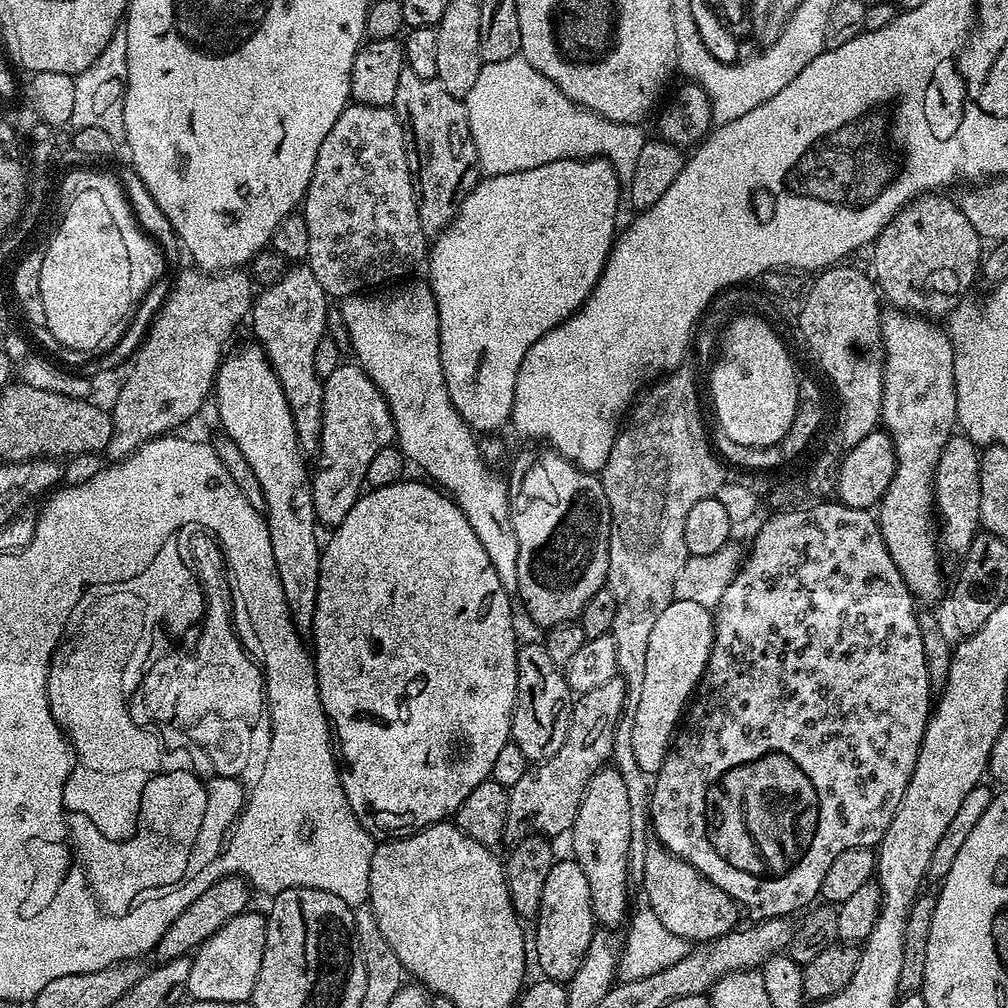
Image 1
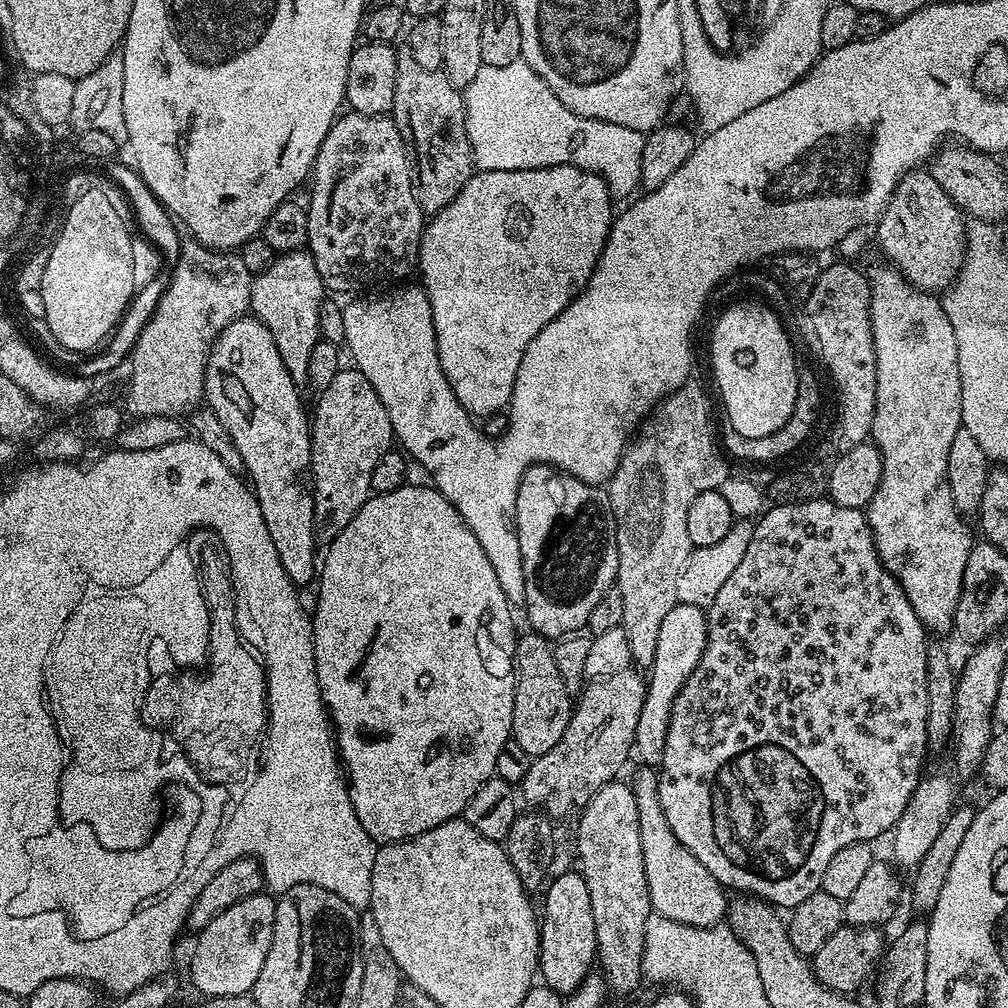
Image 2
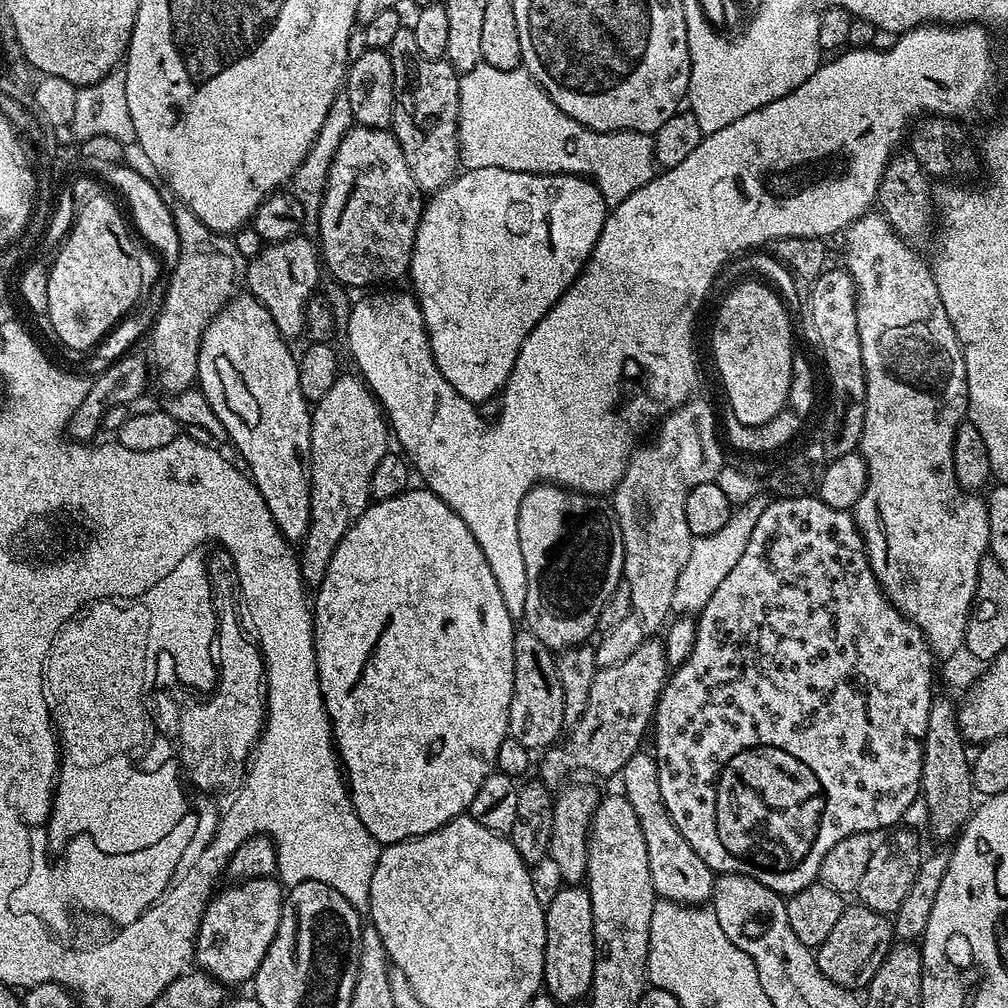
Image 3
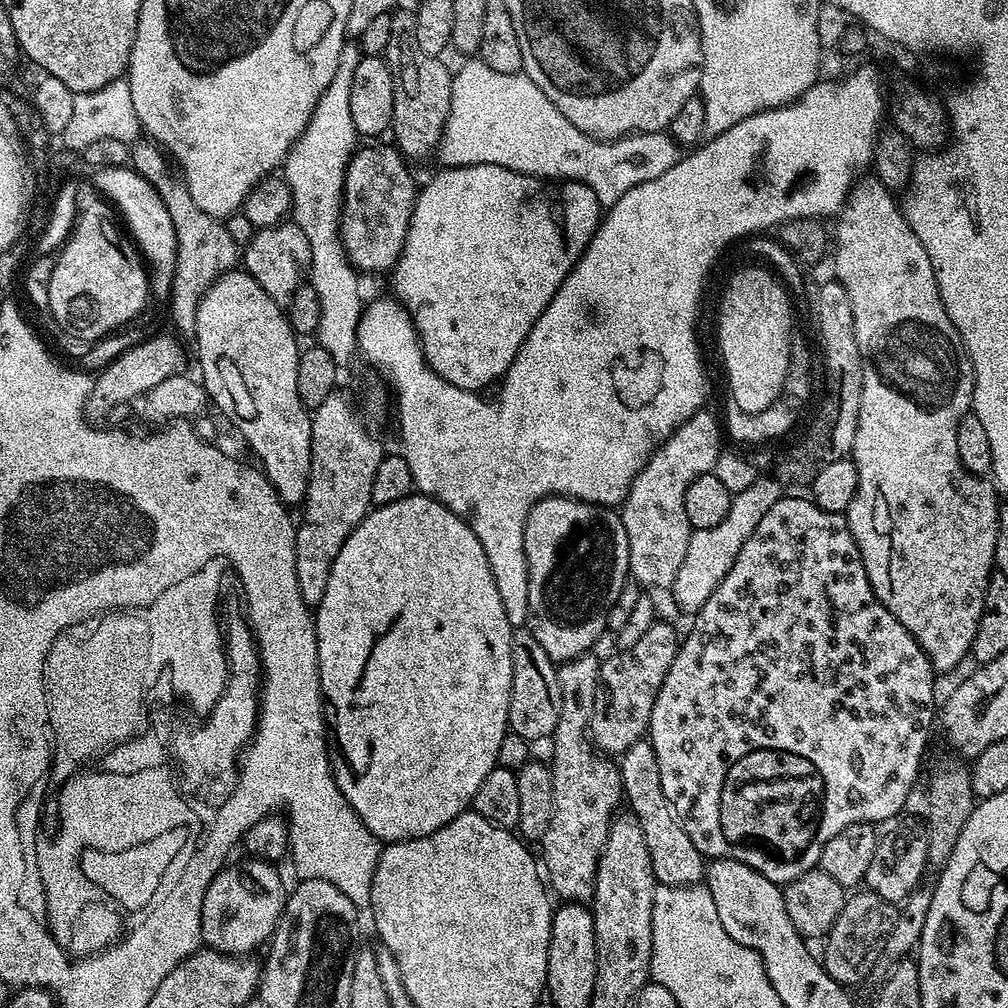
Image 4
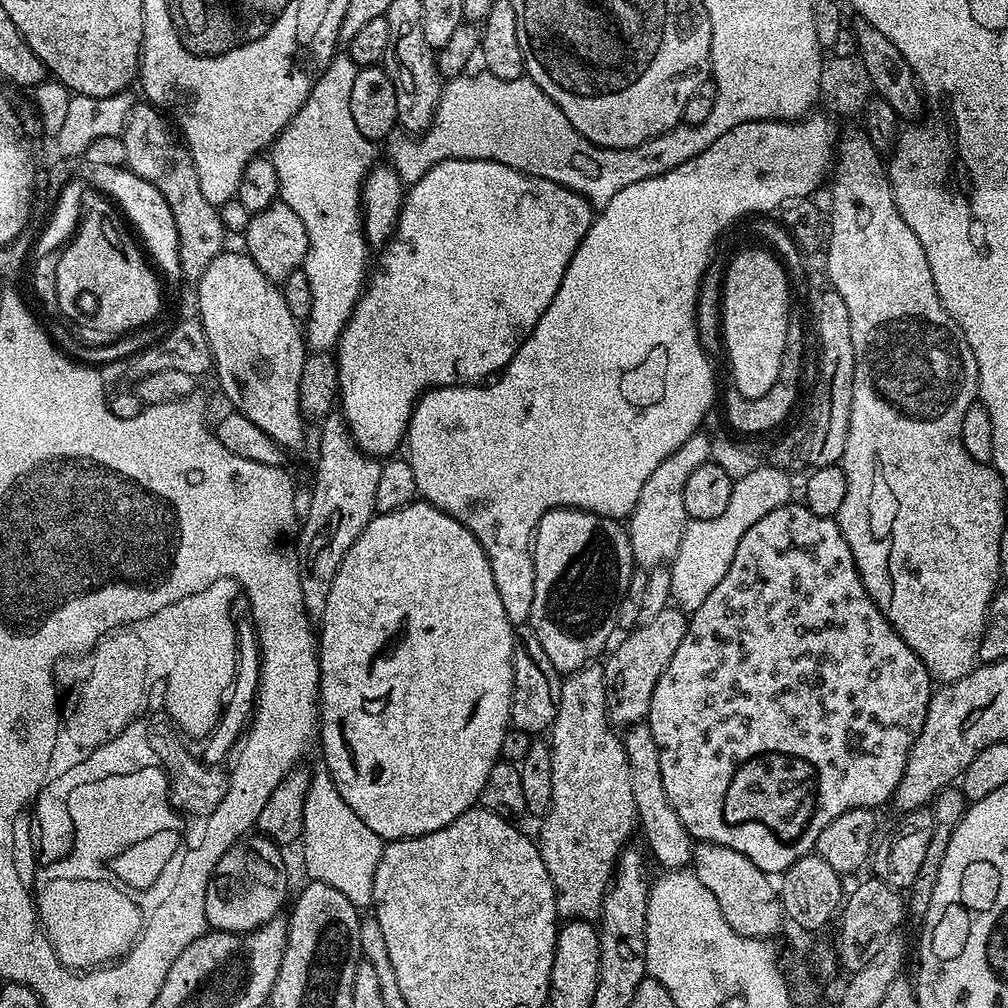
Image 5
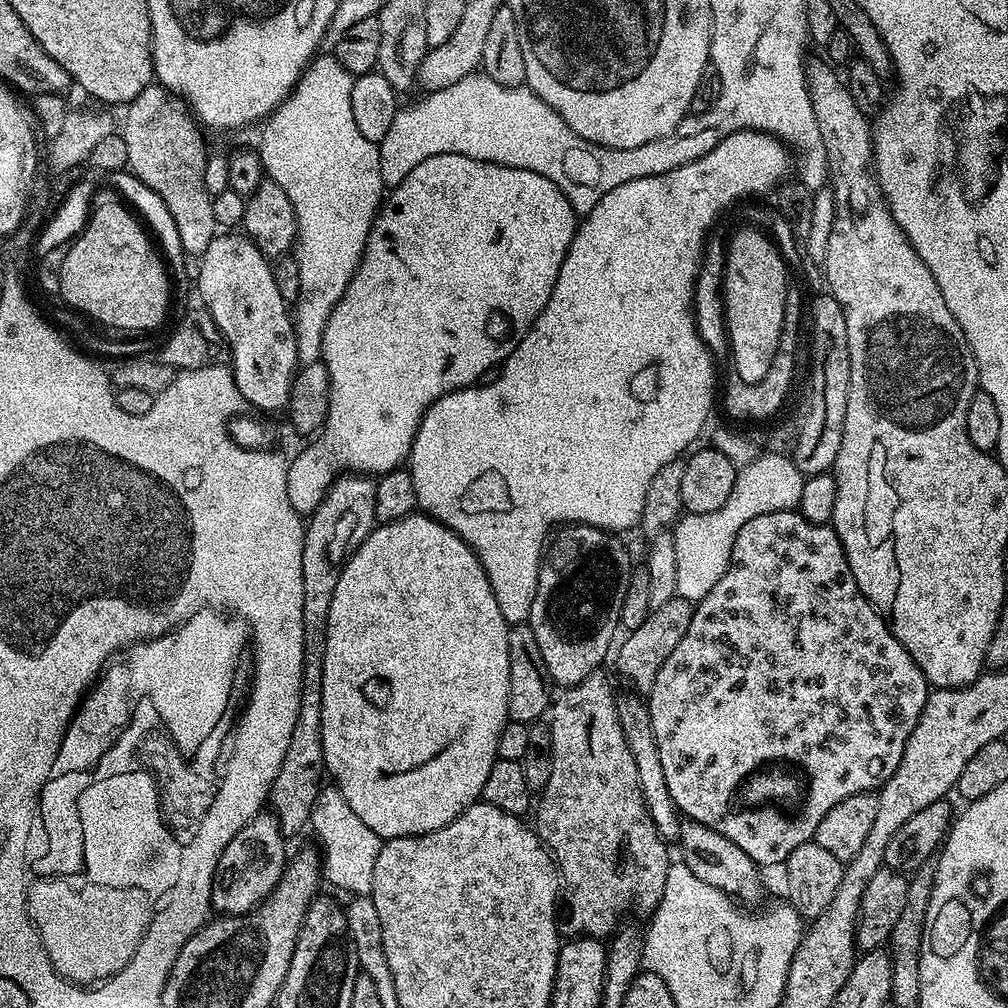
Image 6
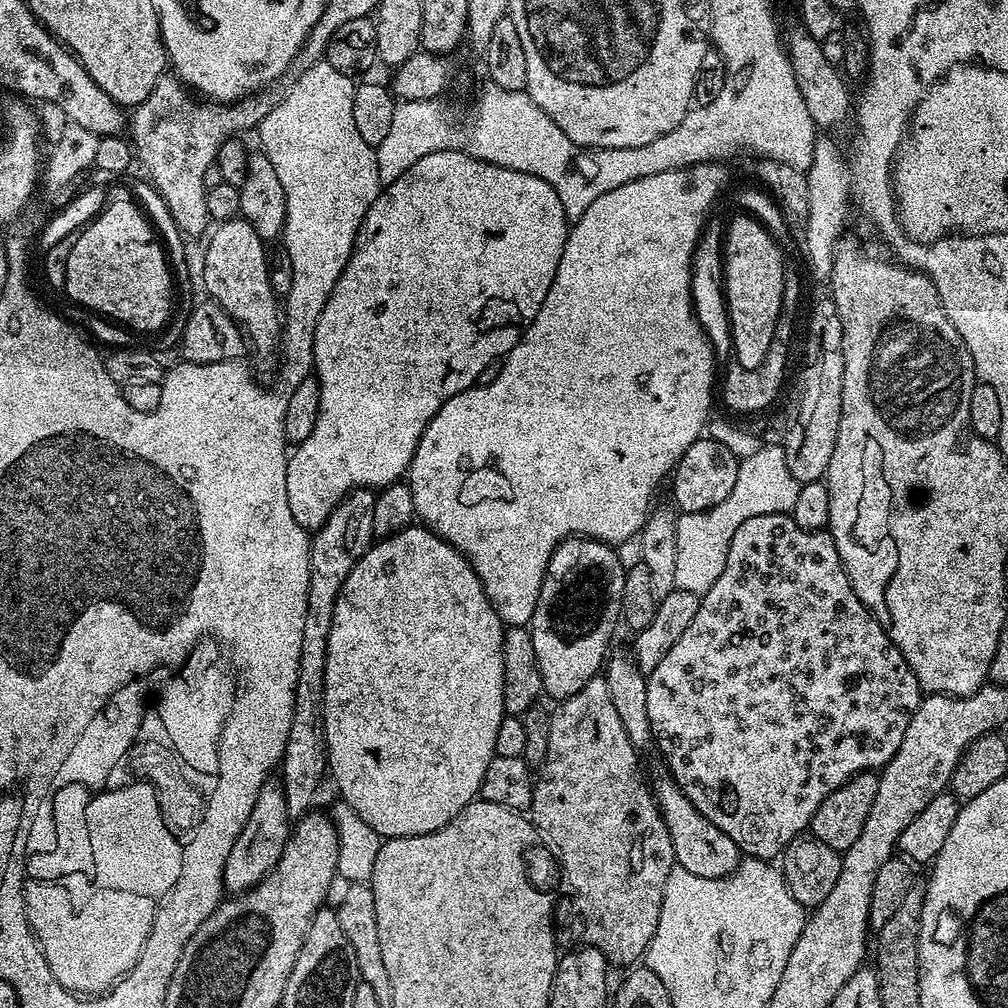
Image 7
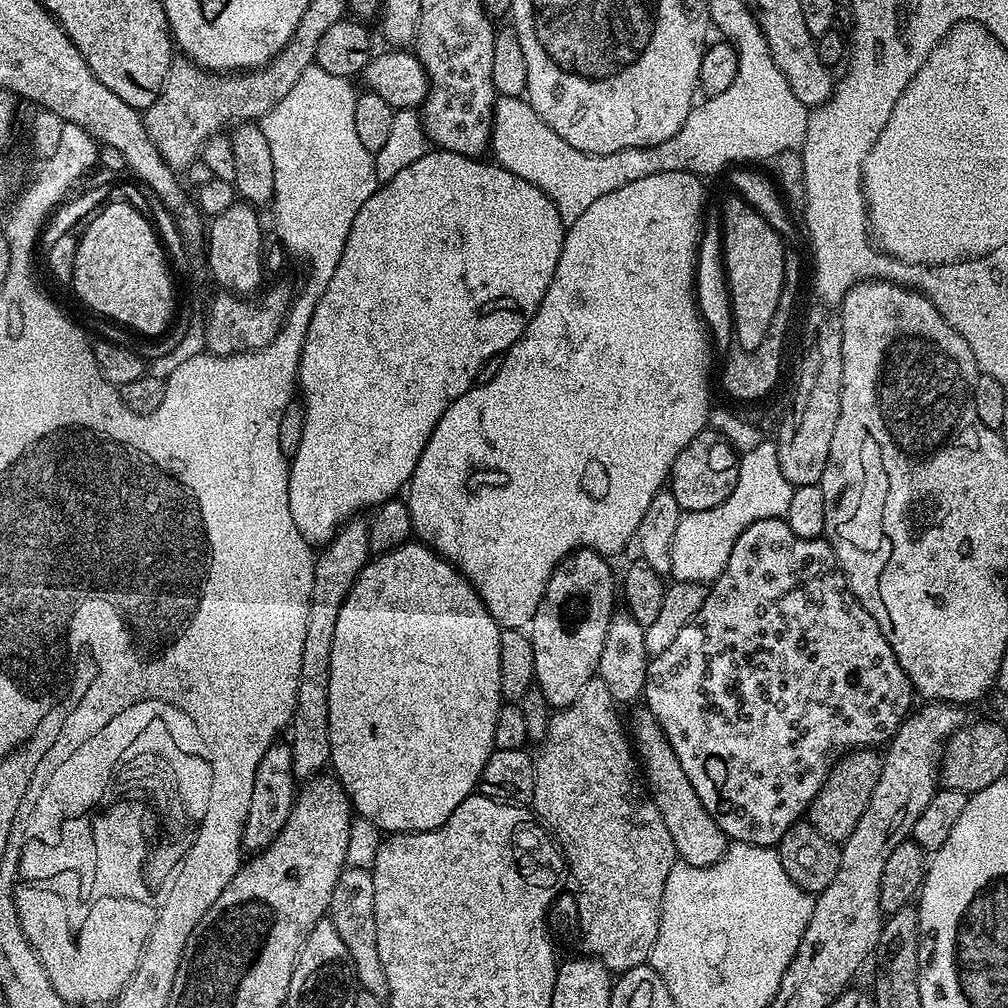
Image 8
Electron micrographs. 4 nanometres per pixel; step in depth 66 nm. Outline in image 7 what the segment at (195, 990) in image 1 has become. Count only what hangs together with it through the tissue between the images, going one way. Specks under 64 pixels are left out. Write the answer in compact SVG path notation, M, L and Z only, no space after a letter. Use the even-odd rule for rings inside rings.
M270 778L258 790L258 798L254 802L254 810L250 810L250 818L238 834L234 846L230 850L230 858L226 858L224 867L224 892L239 894L260 884L282 858L282 850L290 835L290 817L287 812L286 796L279 779Z

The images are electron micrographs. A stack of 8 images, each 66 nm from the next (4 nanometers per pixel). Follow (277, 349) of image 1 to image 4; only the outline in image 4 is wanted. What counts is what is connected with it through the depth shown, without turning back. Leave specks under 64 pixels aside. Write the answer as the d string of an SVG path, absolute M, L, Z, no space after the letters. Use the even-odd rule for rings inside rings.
M281 222L269 228L257 228L256 233L250 238L242 252L243 271L249 272L274 298L274 302L284 306L289 303L292 295L301 284L305 283L312 267L312 247L306 234L295 222Z

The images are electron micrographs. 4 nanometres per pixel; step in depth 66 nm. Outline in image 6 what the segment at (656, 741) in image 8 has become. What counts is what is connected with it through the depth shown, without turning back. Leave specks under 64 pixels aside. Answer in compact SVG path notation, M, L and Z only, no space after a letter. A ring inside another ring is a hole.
M685 819L680 825L679 844L679 859L688 867L690 874L695 874L702 882L722 890L741 905L755 905L752 903L760 896L761 869L745 852L738 850L730 838L718 834L718 830L710 830L706 826L695 824L693 820Z

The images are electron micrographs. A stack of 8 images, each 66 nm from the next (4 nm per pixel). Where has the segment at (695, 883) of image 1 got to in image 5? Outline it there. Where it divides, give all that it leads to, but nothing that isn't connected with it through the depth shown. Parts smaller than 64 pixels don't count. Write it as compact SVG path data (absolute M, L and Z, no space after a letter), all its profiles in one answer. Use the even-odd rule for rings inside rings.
M644 722L631 725L631 727L629 727L625 732L628 733L626 734L623 733L622 739L624 741L624 749L626 750L626 762L630 766L630 786L631 788L634 789L634 806L636 807L636 819L638 821L639 831L641 833L644 831L644 840L646 843L648 843L648 848L649 848L649 849L647 848L647 851L650 853L650 856L651 856L650 851L652 851L652 856L654 859L657 860L658 863L661 864L662 866L661 869L664 870L687 869L692 862L692 850L694 847L694 841L692 835L690 835L690 833L688 833L688 831L686 830L686 826L682 826L682 822L678 818L678 814L674 810L674 806L670 806L670 802L666 798L666 786L662 786L662 766L660 765L660 751L658 750L658 742L654 742L654 734L651 732L650 729L648 729L647 723Z

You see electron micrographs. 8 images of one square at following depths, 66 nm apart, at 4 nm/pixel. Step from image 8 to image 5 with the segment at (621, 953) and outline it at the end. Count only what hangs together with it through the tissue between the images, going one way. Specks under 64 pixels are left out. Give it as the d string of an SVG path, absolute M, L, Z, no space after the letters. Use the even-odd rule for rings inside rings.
M600 662L587 664L577 672L567 673L560 685L560 705L556 720L550 729L550 747L553 760L552 803L543 813L544 825L538 835L538 847L542 863L550 874L550 882L556 891L557 917L569 920L595 921L604 905L604 893L612 883L616 861L620 859L628 840L638 828L634 789L630 786L630 766L626 762L624 741L615 736L608 718L604 665Z

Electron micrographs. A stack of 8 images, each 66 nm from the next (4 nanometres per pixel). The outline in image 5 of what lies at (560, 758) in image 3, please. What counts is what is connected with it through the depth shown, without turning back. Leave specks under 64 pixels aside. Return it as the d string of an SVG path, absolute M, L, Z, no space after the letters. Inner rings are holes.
M667 606L650 622L631 629L625 635L628 637L616 649L611 649L612 657L605 659L603 665L606 706L613 725L631 726L647 717L654 686L658 686L658 678L662 678L666 666L670 666L670 658L674 658L674 650L678 650L687 629L688 616L675 606Z

